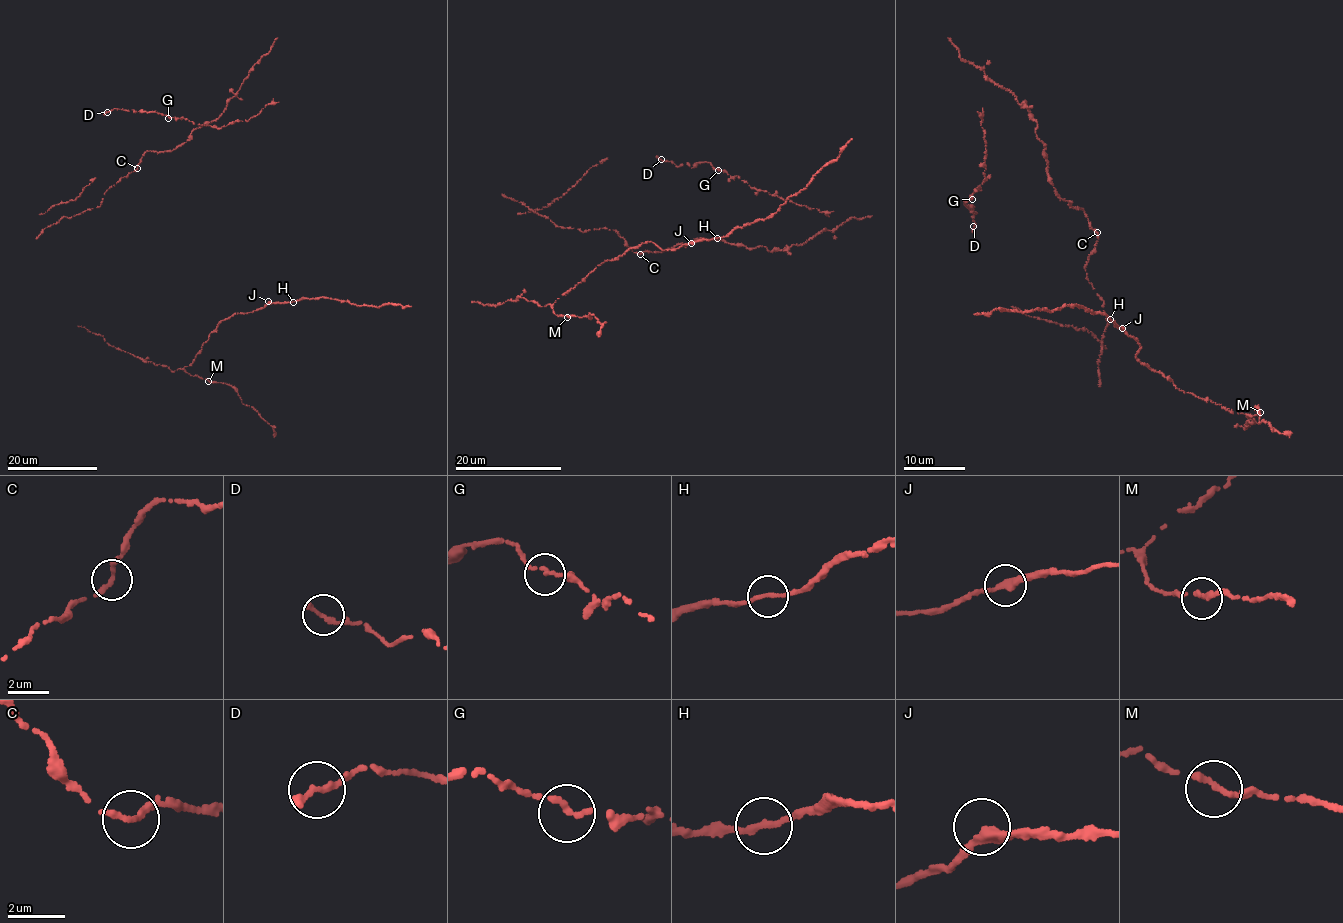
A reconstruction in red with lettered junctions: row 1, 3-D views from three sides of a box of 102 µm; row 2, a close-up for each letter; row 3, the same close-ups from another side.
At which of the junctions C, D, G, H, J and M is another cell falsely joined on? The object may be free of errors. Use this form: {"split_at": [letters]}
{"split_at": []}

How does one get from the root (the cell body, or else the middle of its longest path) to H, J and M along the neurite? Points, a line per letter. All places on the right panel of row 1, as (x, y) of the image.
H: (1255, 422), (1246, 427), (1252, 421), (1247, 414), (1179, 390), (1142, 364), (1135, 357), (1140, 346), (1110, 319)
J: (1255, 422), (1246, 427), (1252, 421), (1247, 414), (1179, 390), (1142, 364), (1135, 357), (1140, 346), (1122, 328)
M: (1255, 422), (1244, 425), (1247, 426), (1247, 420), (1252, 421), (1247, 415), (1260, 412)

